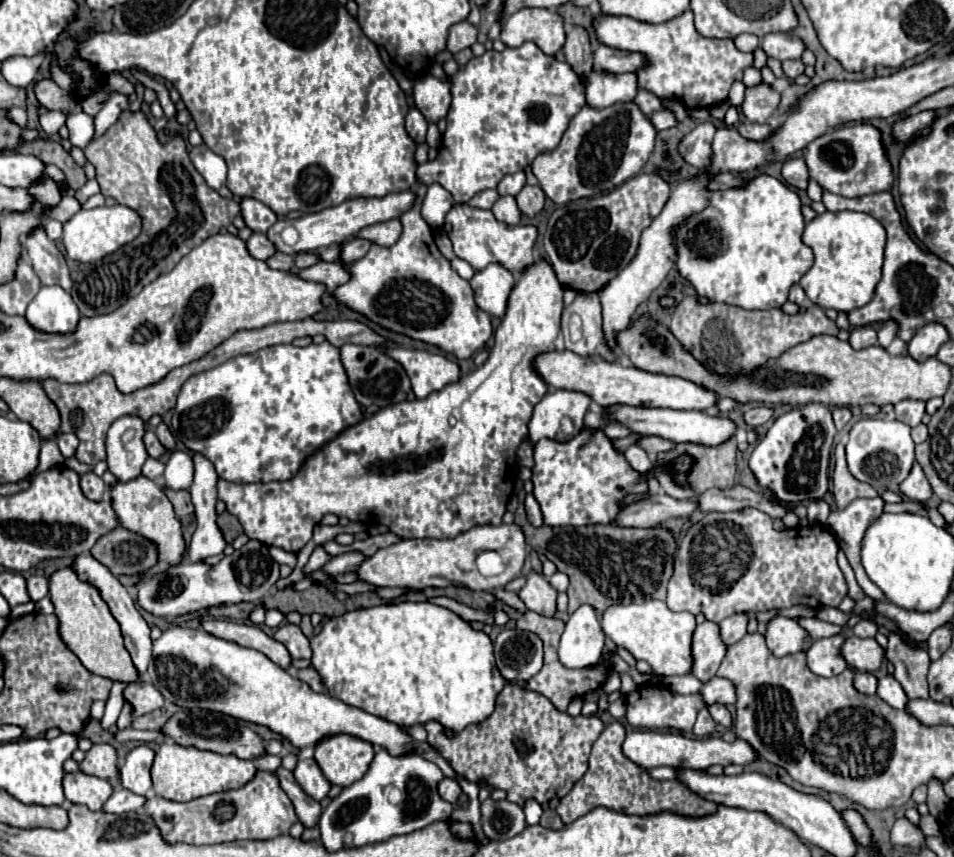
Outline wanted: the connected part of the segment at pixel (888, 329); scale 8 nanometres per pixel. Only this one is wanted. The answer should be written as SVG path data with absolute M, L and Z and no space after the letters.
M890 320L890 322L880 322L878 326L878 344L882 348L888 348L888 344L896 338L898 334L898 322Z

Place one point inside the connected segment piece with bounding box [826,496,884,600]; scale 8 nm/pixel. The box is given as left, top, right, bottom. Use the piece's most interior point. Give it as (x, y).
(848, 525)

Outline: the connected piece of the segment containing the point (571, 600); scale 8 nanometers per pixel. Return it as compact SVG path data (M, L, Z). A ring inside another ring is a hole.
M520 504L514 520L526 534L526 542L538 554L552 560L560 572L568 574L568 614L578 606L590 604L604 612L612 604L632 604L648 598L666 598L666 586L672 576L672 554L676 540L662 528L618 528L606 526L540 526L534 528L526 520L524 506Z

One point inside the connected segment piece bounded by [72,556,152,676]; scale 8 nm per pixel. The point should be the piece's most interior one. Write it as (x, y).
(136, 632)

